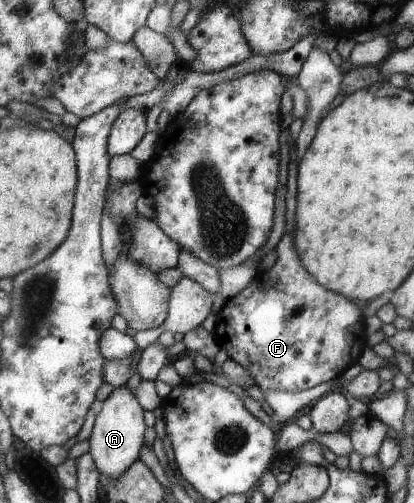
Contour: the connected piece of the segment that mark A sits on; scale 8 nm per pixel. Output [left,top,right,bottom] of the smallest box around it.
[89,384,147,481]

